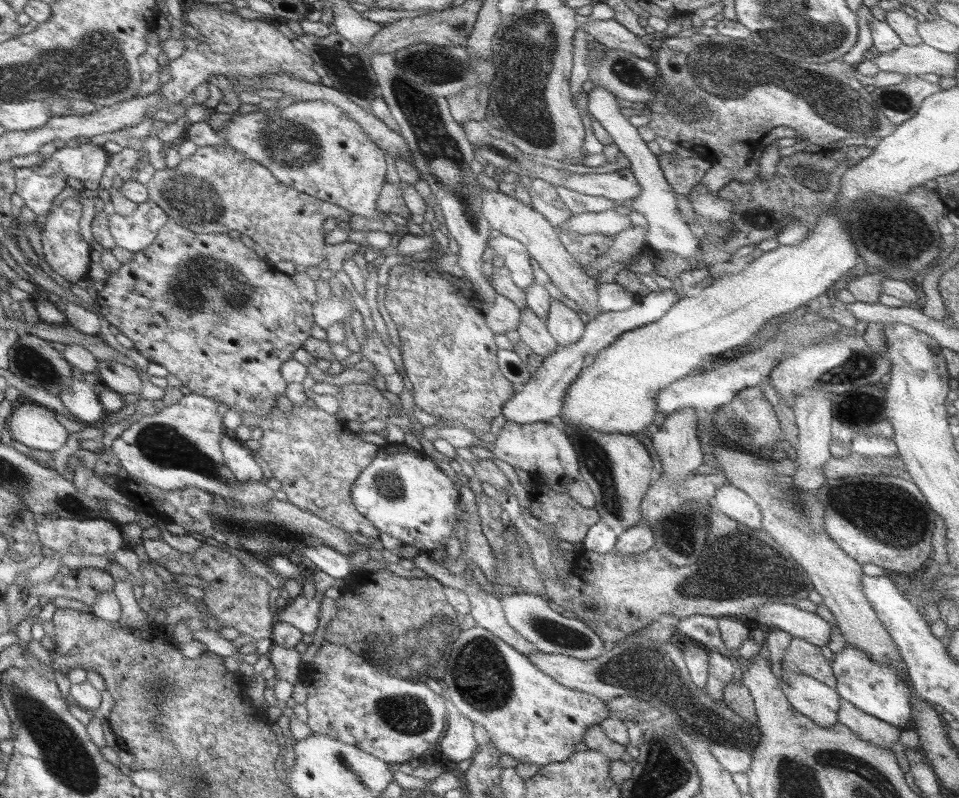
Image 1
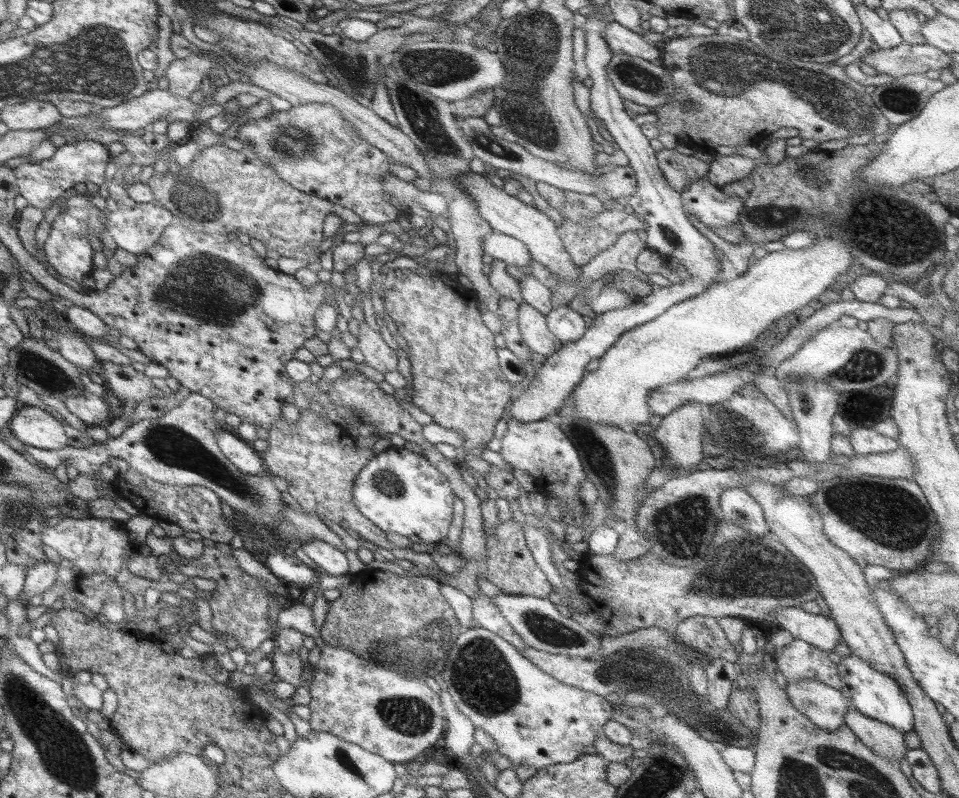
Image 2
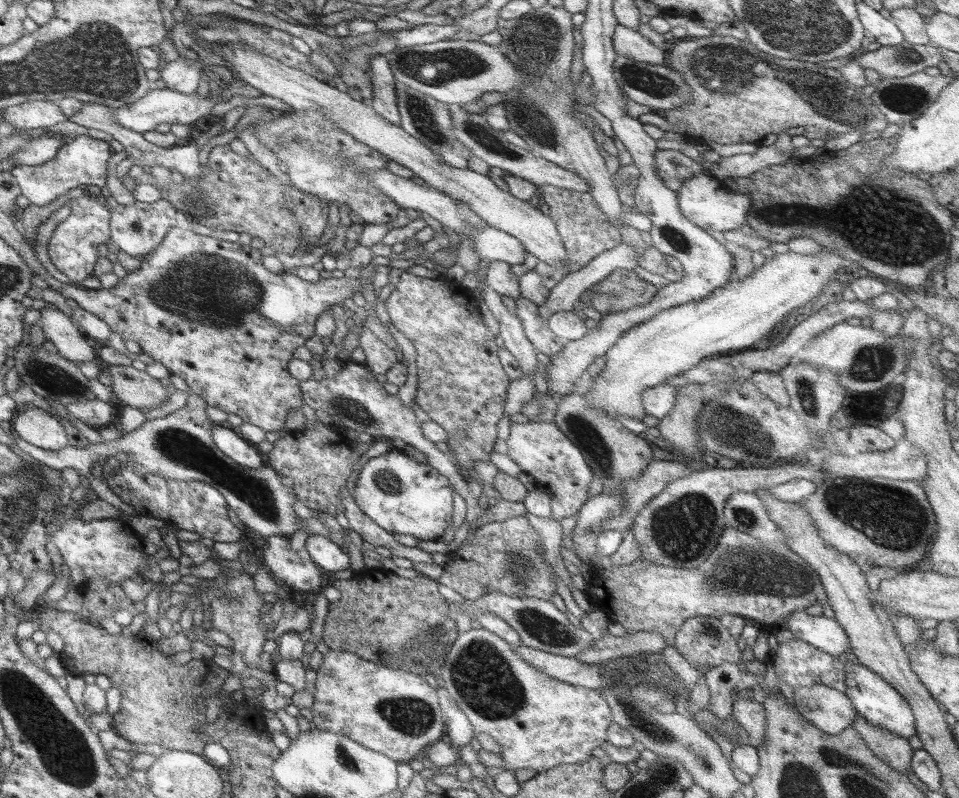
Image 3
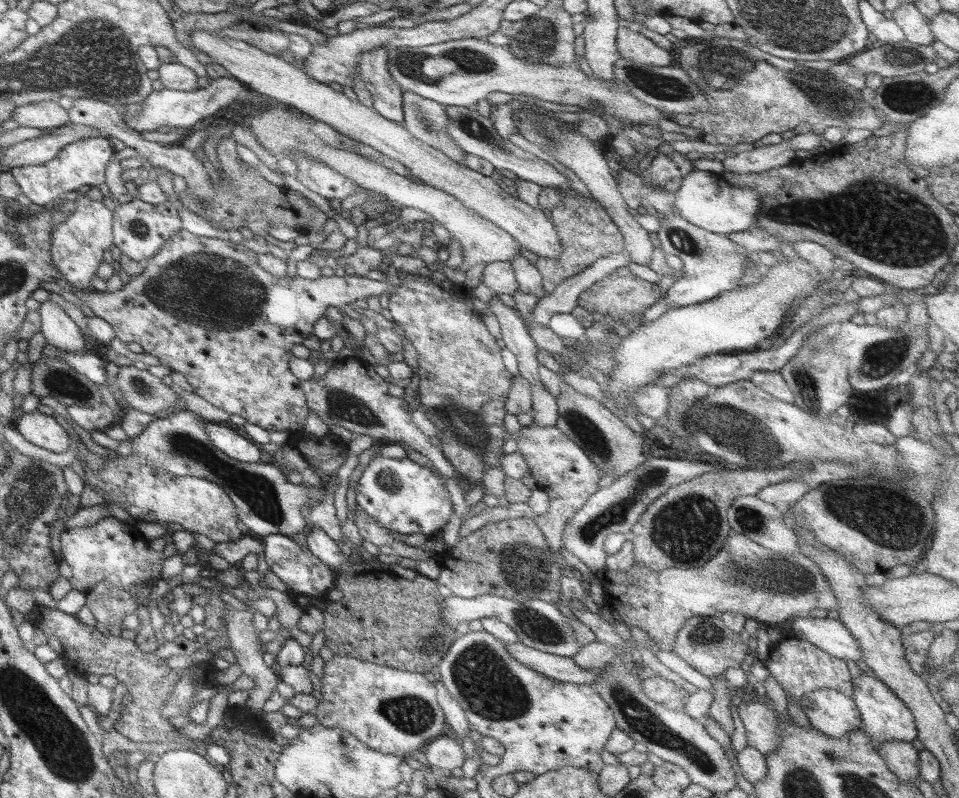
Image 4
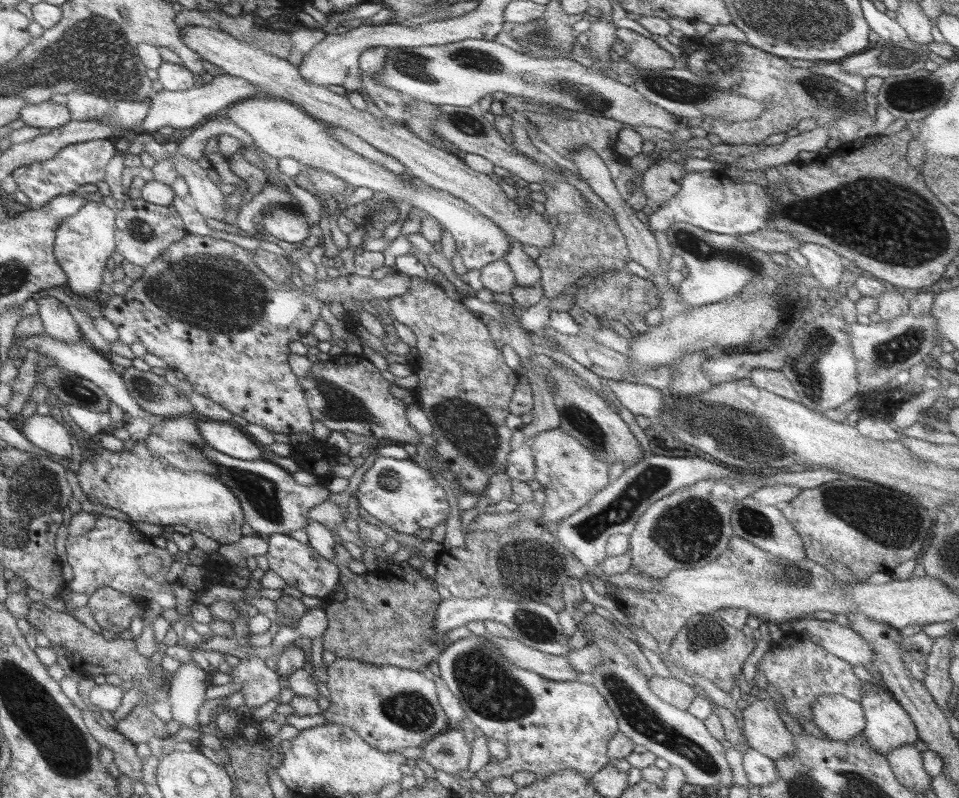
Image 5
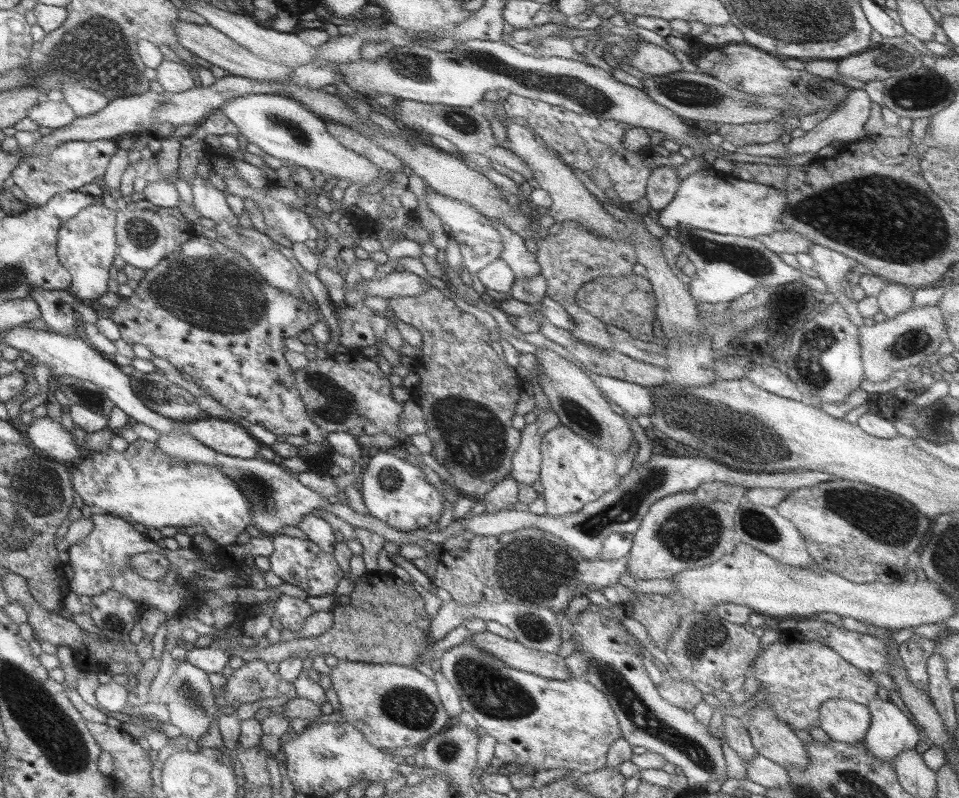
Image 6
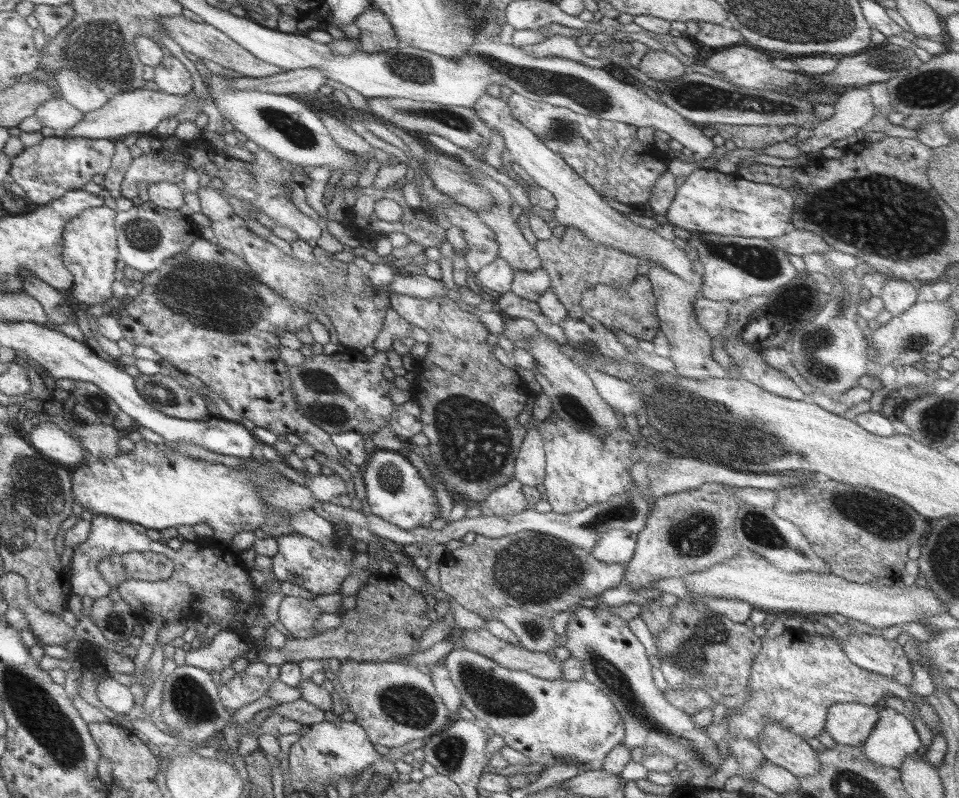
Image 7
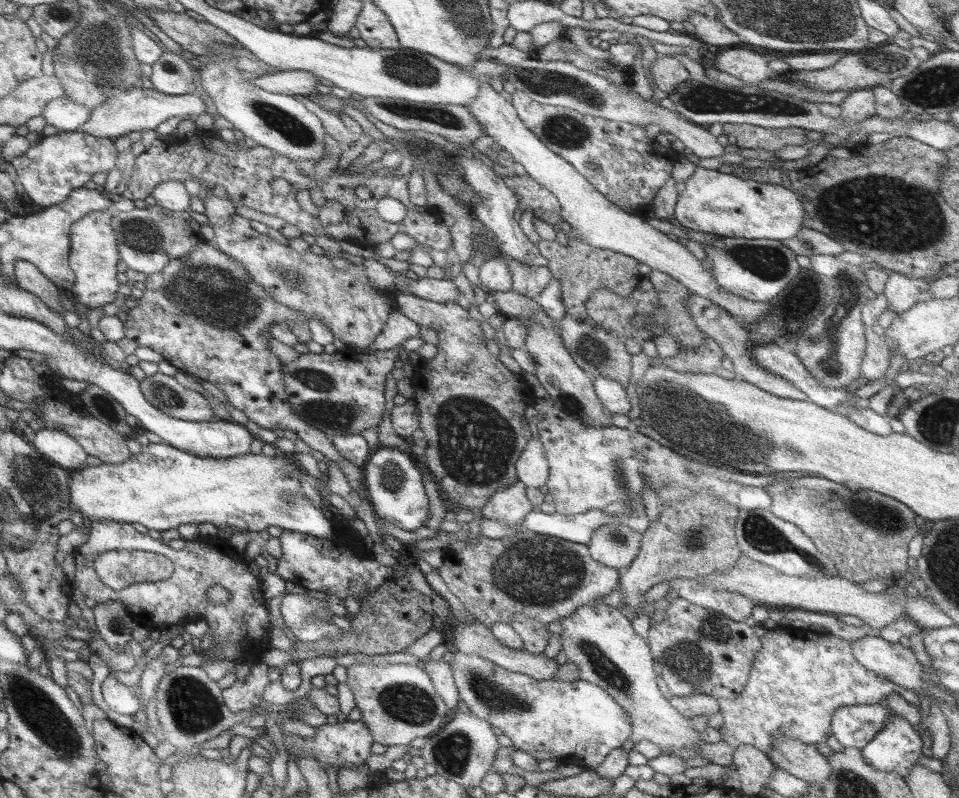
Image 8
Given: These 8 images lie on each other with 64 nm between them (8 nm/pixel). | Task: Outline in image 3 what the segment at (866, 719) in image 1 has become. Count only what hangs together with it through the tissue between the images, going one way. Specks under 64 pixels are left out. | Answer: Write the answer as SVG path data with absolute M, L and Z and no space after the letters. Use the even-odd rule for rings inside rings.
M859 714L853 718L851 728L855 728L861 734L863 742L869 746L869 750L879 760L883 760L885 764L889 764L899 774L905 774L905 770L909 768L911 754L915 752L915 750L909 748L907 738L897 736L897 734L885 730L885 728L873 726L867 720L863 720Z

